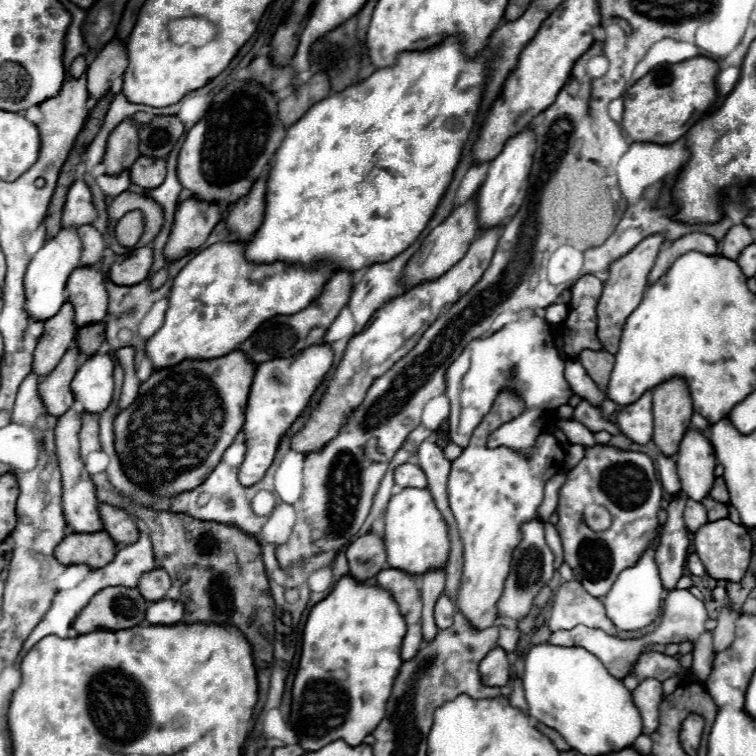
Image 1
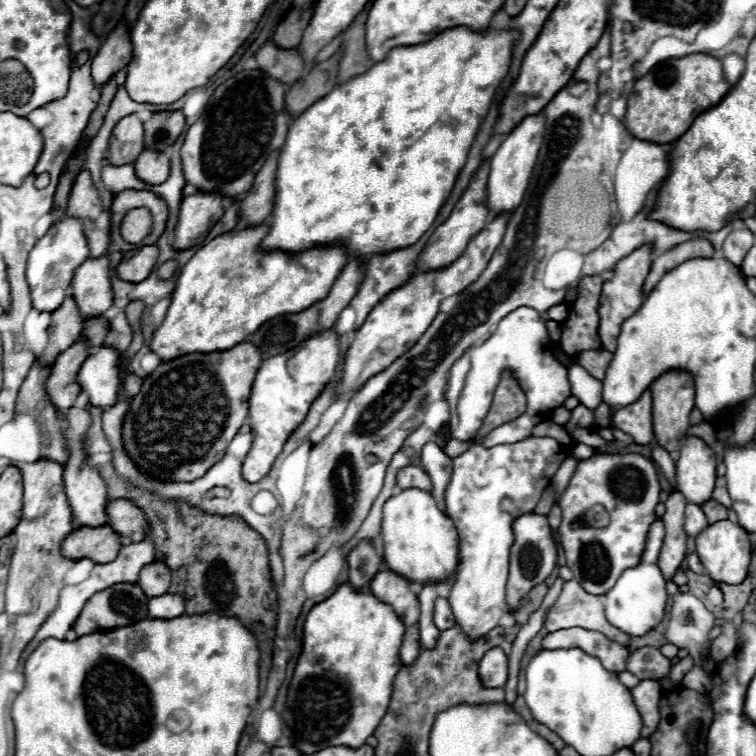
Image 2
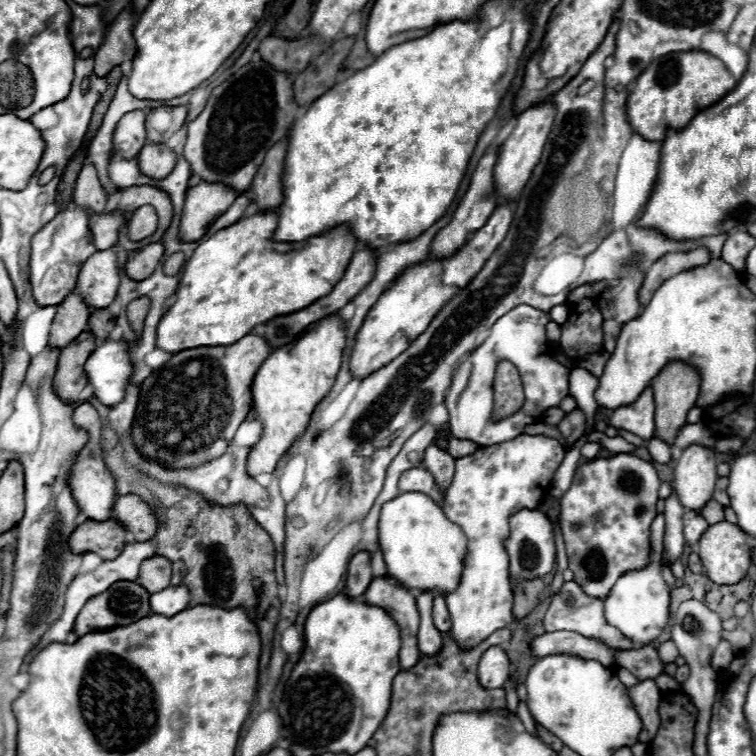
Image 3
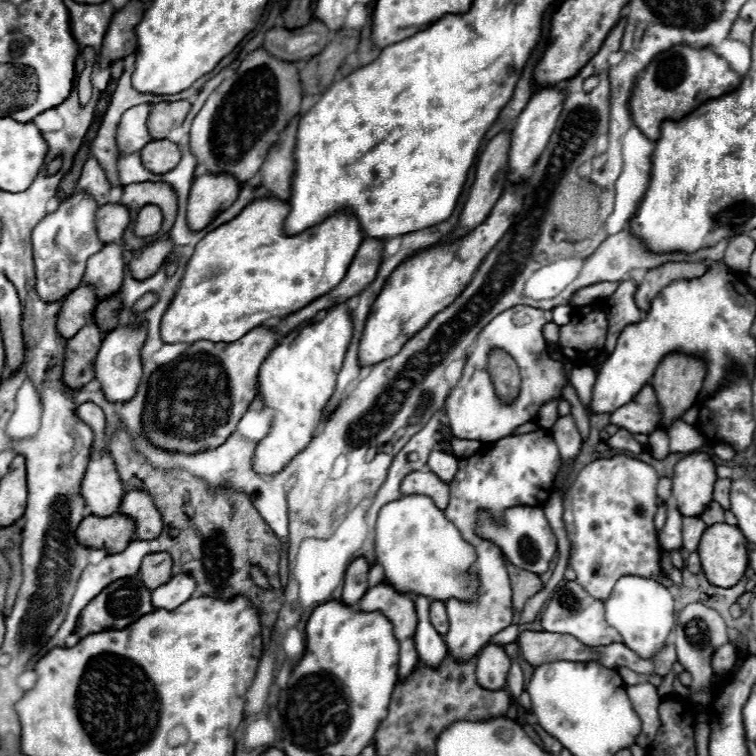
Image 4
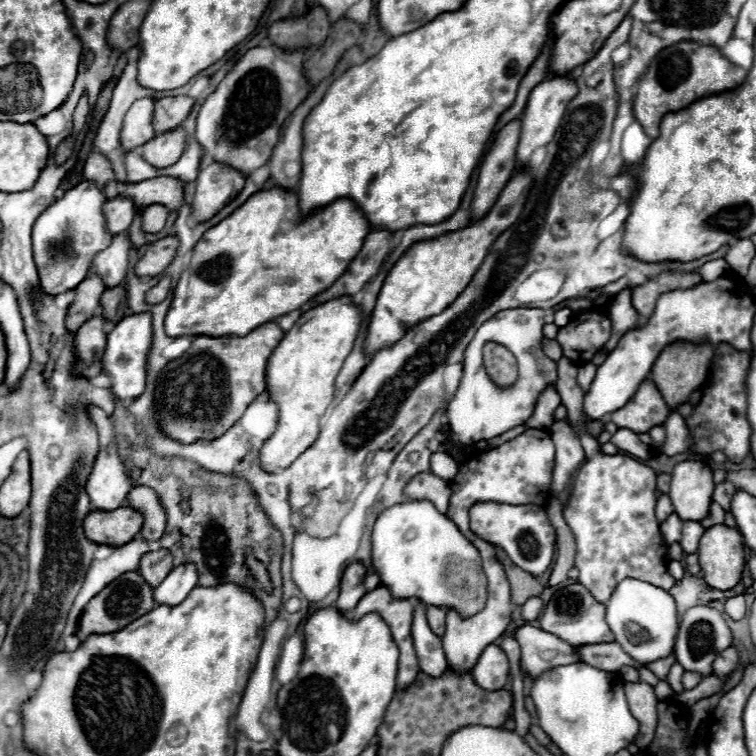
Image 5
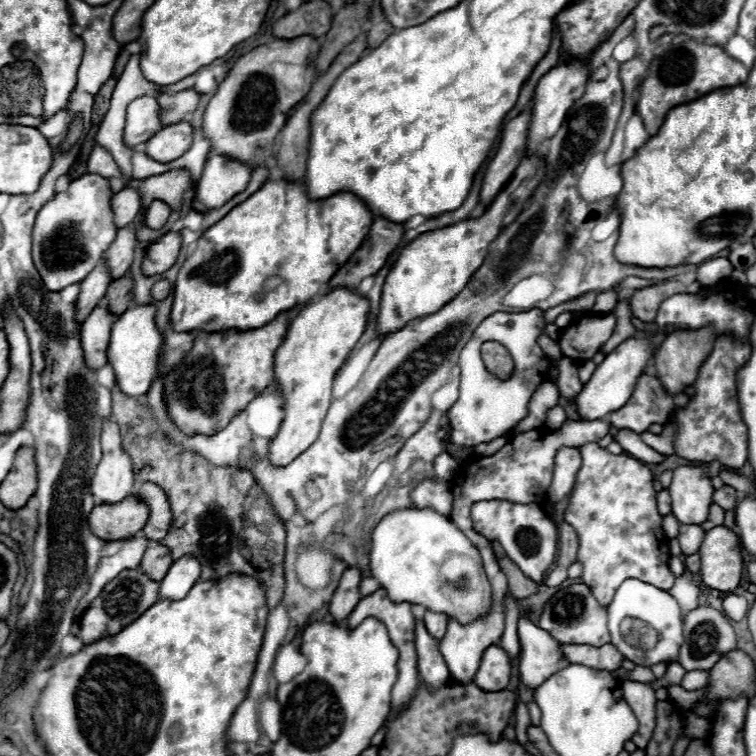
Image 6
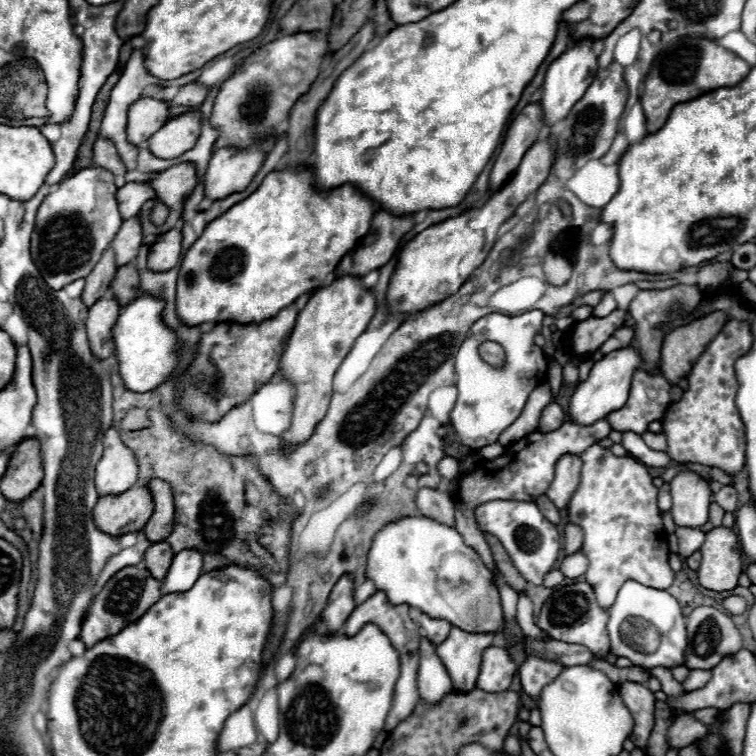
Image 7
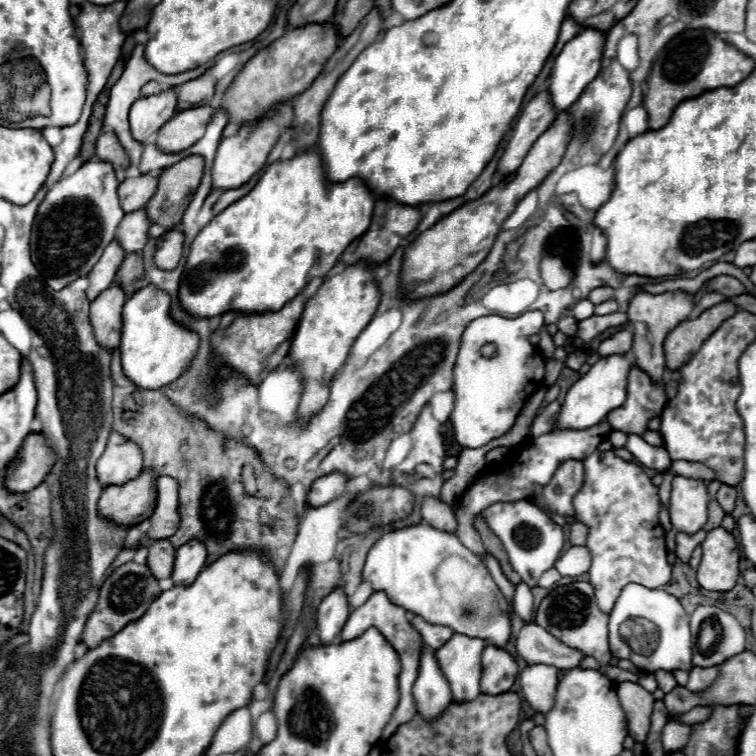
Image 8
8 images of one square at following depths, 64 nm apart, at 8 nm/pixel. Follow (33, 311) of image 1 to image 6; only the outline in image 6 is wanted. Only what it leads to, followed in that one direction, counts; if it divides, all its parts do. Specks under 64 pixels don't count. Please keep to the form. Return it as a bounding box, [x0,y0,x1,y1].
[32,174,116,292]

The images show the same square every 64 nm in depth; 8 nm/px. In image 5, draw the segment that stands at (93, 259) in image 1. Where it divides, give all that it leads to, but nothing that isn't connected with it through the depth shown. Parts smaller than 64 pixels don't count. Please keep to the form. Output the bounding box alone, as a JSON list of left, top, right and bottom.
[102,198,134,236]

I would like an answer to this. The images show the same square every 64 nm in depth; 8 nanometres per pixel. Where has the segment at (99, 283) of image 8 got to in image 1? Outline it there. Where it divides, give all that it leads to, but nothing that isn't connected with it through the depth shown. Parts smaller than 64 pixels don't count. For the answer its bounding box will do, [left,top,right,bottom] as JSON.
[32,302,78,376]

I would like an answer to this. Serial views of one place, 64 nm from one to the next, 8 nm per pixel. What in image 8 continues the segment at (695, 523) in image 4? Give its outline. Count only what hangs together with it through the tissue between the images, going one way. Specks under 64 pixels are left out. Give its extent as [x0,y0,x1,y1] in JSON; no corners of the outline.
[676,529,706,562]

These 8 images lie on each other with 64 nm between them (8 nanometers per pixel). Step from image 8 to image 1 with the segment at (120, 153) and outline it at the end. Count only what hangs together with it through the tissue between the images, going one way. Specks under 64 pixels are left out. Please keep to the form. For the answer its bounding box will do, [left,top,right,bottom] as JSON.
[62,182,96,228]

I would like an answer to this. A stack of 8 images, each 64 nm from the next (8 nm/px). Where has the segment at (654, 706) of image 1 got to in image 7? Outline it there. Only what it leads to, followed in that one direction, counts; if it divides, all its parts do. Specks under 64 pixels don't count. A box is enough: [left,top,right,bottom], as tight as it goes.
[620,682,654,748]

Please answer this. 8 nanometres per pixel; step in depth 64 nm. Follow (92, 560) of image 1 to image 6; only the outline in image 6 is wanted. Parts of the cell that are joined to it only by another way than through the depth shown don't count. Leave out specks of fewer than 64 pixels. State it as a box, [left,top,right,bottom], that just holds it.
[90,496,148,540]

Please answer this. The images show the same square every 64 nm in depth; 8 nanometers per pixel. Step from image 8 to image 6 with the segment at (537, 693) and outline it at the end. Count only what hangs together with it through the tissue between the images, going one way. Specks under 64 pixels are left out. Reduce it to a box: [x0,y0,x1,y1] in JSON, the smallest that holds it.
[518,612,570,690]

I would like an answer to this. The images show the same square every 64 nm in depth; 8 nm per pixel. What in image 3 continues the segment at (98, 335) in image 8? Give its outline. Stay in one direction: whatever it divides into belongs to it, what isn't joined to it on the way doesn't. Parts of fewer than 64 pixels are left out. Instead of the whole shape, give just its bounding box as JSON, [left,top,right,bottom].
[54,330,96,404]

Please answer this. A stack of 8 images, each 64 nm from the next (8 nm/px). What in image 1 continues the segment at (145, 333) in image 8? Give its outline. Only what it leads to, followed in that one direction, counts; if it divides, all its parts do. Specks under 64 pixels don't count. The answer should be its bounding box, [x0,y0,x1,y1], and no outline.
[70,354,114,414]

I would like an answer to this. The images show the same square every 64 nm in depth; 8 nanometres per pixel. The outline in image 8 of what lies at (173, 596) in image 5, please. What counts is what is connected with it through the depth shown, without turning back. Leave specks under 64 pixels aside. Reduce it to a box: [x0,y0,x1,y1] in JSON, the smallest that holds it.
[170,540,206,586]

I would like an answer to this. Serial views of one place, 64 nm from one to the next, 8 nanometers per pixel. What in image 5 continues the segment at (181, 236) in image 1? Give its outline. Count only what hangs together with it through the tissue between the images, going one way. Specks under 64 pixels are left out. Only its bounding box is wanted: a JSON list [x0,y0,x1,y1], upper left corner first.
[190,162,246,222]

